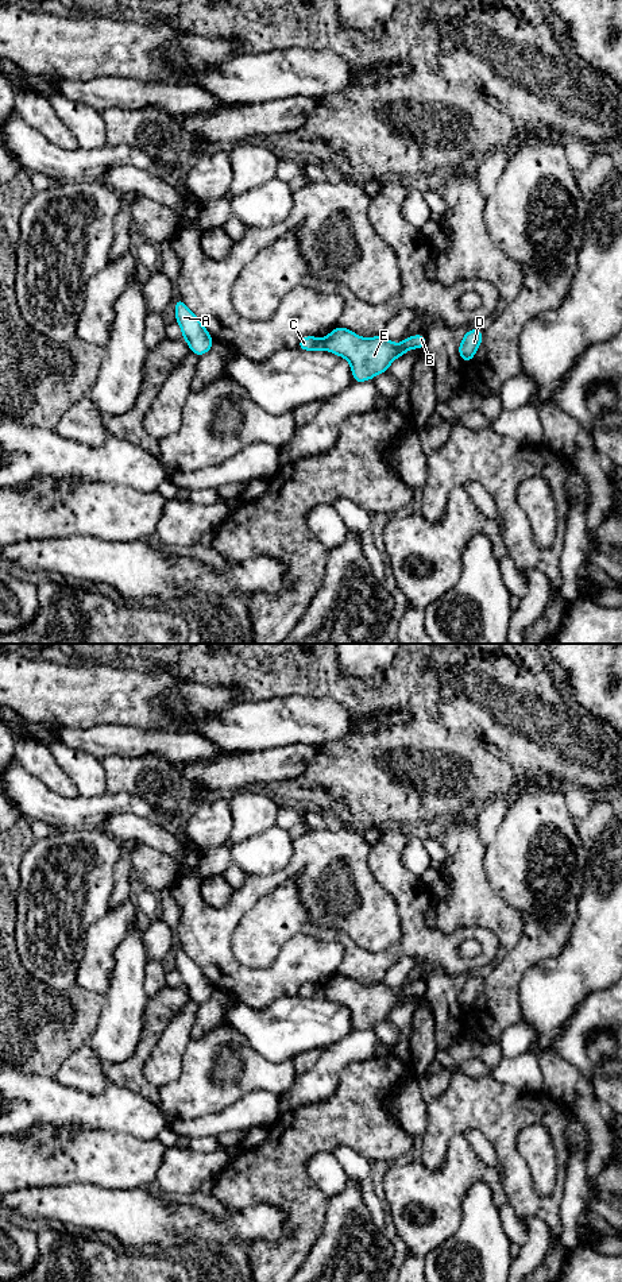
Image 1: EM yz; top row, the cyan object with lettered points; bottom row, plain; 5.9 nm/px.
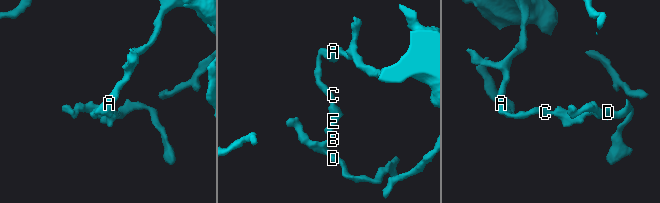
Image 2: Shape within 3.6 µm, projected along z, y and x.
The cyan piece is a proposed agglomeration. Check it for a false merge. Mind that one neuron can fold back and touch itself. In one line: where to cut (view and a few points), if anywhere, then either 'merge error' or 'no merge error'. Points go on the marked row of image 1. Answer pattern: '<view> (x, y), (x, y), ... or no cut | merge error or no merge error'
yz (323, 339), (325, 347) | merge error

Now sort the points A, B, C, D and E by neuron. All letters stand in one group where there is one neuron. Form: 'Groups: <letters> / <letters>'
Groups: A C / B D E

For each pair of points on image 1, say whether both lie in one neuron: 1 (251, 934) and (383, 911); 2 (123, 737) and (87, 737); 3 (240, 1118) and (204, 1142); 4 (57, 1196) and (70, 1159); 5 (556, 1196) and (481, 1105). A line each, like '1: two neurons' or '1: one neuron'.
1: two neurons
2: one neuron
3: two neurons
4: two neurons
5: one neuron

